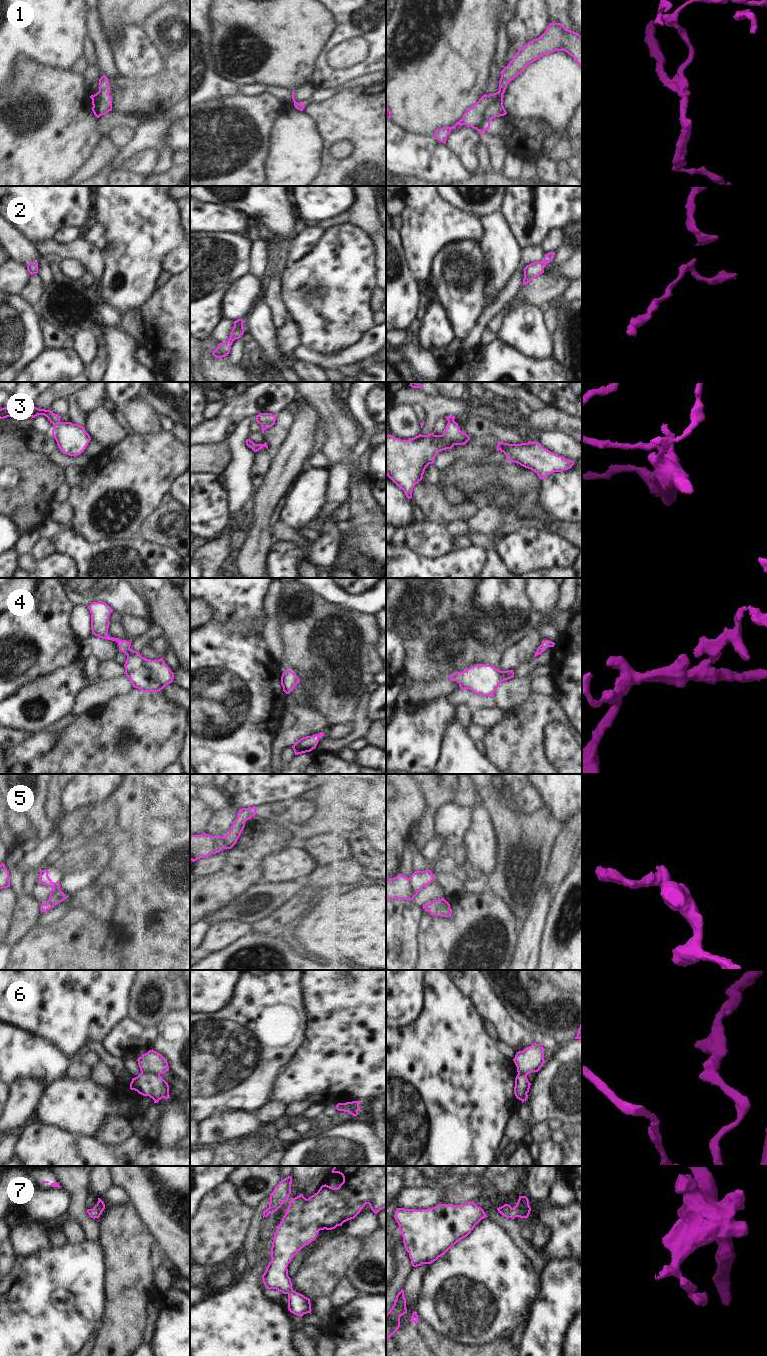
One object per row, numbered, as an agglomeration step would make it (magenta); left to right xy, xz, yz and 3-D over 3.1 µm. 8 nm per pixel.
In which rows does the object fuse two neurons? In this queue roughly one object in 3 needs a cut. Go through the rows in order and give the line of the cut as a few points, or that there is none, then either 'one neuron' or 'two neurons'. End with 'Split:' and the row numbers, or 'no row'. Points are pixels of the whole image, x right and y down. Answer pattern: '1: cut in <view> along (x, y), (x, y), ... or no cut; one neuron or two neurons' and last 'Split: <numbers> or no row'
1: no cut; one neuron
2: no cut; one neuron
3: no cut; one neuron
4: no cut; one neuron
5: no cut; one neuron
6: cut in xy along (141, 1071), (152, 1071), (159, 1075); two neurons
7: no cut; one neuron
Split: 6

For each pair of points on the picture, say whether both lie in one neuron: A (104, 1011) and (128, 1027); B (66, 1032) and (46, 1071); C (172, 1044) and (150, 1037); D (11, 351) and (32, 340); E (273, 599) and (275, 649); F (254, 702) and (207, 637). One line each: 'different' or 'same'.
A: different
B: different
C: different
D: same
E: same
F: same

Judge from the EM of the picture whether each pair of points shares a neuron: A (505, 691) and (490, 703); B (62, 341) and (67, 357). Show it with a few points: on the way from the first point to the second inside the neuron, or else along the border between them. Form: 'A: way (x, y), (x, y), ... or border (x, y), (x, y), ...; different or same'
A: border (493, 696), (498, 706); different
B: border (45, 346), (49, 348), (72, 349); different

